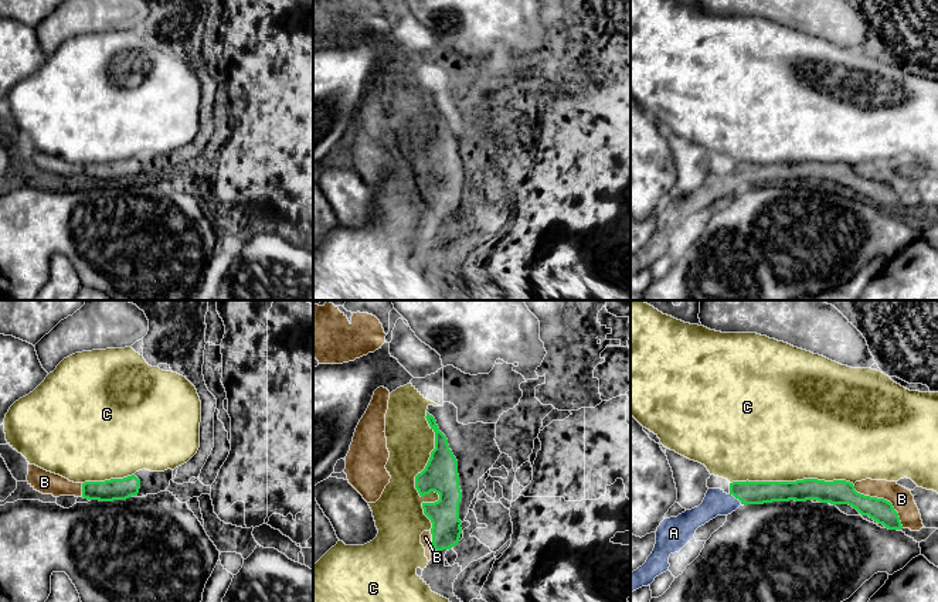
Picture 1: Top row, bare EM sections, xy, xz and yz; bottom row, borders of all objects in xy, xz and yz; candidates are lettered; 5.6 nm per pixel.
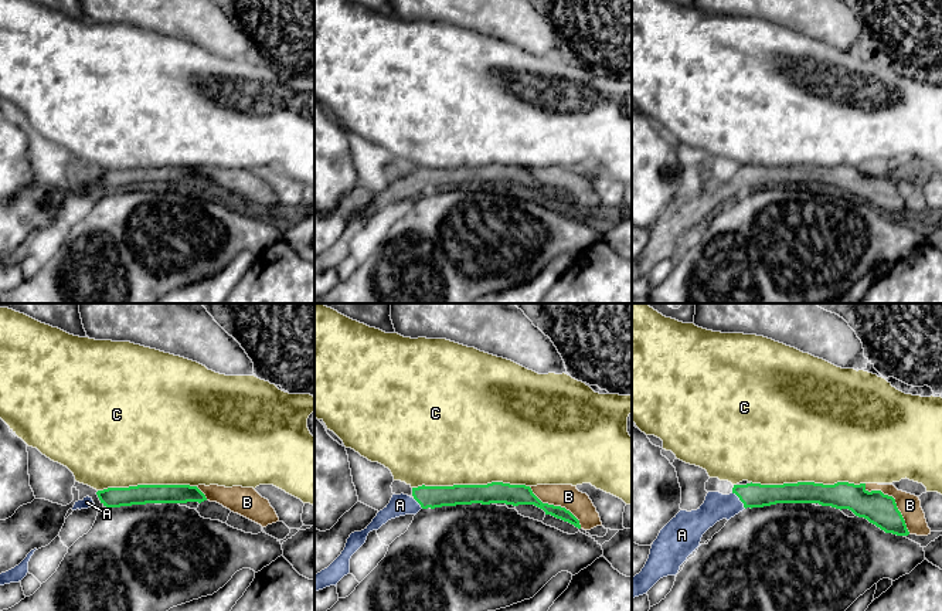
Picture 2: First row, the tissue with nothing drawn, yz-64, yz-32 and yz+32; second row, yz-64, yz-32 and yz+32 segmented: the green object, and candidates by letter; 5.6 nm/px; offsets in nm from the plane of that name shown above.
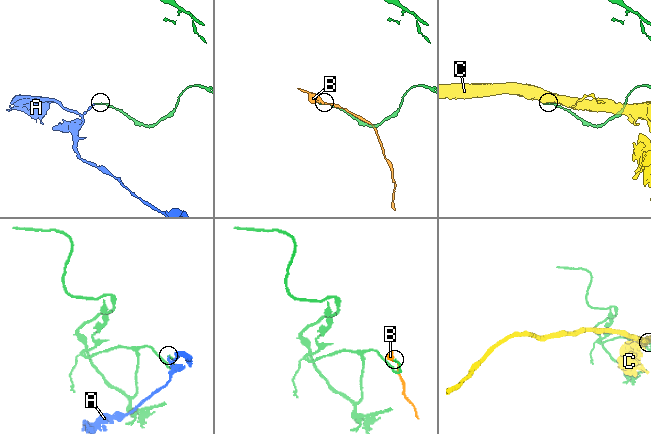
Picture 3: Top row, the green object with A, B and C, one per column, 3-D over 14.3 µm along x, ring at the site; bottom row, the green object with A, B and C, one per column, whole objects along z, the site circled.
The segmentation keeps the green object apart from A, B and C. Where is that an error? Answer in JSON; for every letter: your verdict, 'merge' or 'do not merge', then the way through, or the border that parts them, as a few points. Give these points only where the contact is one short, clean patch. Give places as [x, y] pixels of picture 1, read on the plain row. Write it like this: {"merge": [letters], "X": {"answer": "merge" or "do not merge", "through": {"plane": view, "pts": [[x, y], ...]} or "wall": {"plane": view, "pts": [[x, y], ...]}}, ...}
{"merge": ["A"], "A": {"answer": "merge", "through": {"plane": "yz", "pts": [[747, 174], [736, 180], [730, 186], [716, 186]]}}, "B": {"answer": "do not merge"}, "C": {"answer": "do not merge"}}

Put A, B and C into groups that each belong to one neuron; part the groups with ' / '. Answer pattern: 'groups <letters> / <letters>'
groups A / B / C

